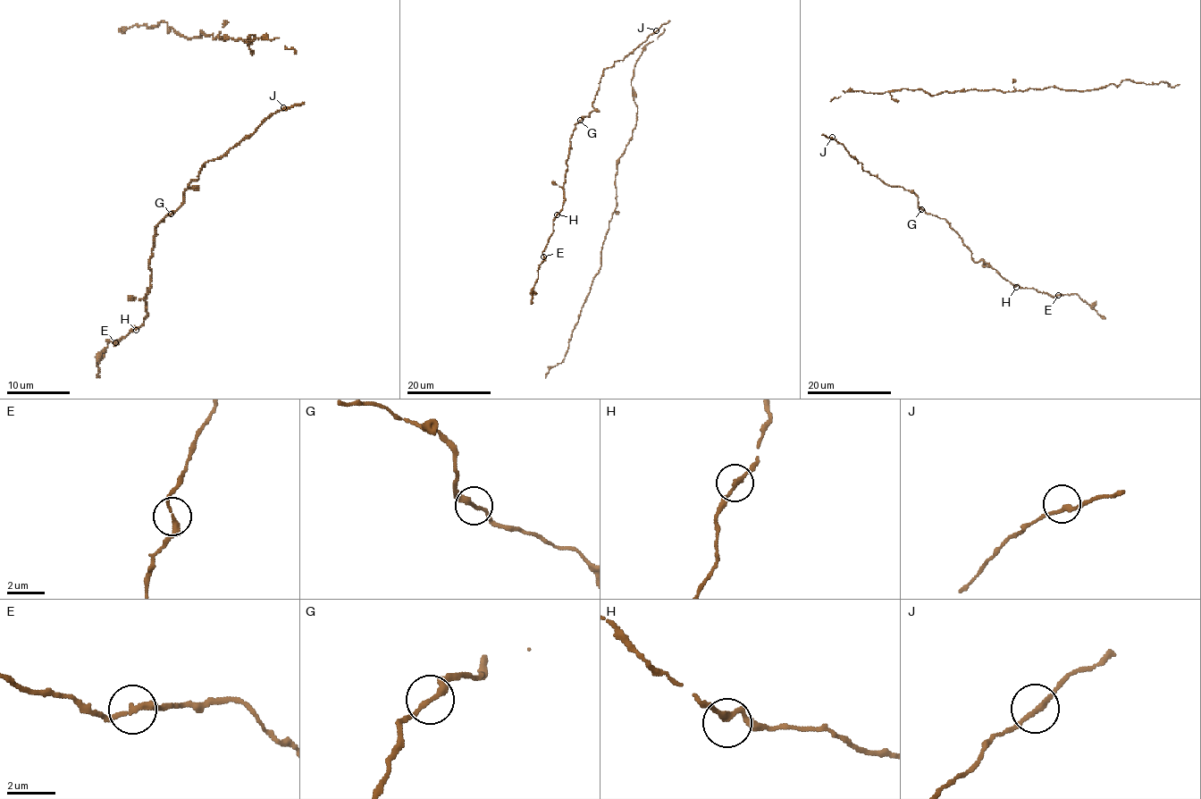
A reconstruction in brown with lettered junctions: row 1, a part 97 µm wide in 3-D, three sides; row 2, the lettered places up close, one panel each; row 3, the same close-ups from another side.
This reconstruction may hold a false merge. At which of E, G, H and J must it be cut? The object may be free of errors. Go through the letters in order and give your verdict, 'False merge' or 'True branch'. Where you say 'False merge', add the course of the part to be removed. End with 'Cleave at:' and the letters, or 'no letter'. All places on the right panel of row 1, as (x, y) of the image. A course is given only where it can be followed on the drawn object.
E: True branch
G: True branch
H: True branch
J: True branch
Cleave at: no letter

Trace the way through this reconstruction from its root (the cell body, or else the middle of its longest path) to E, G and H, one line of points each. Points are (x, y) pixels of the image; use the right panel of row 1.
E: (832, 137), (865, 171), (913, 192), (921, 209), (944, 218), (975, 262), (984, 261), (1014, 285), (1058, 296)
G: (832, 137), (861, 164), (865, 171), (890, 186), (902, 187), (913, 192), (921, 209)
H: (832, 137), (865, 171), (890, 186), (913, 192), (921, 209), (946, 221), (975, 262), (984, 261), (1016, 287)

